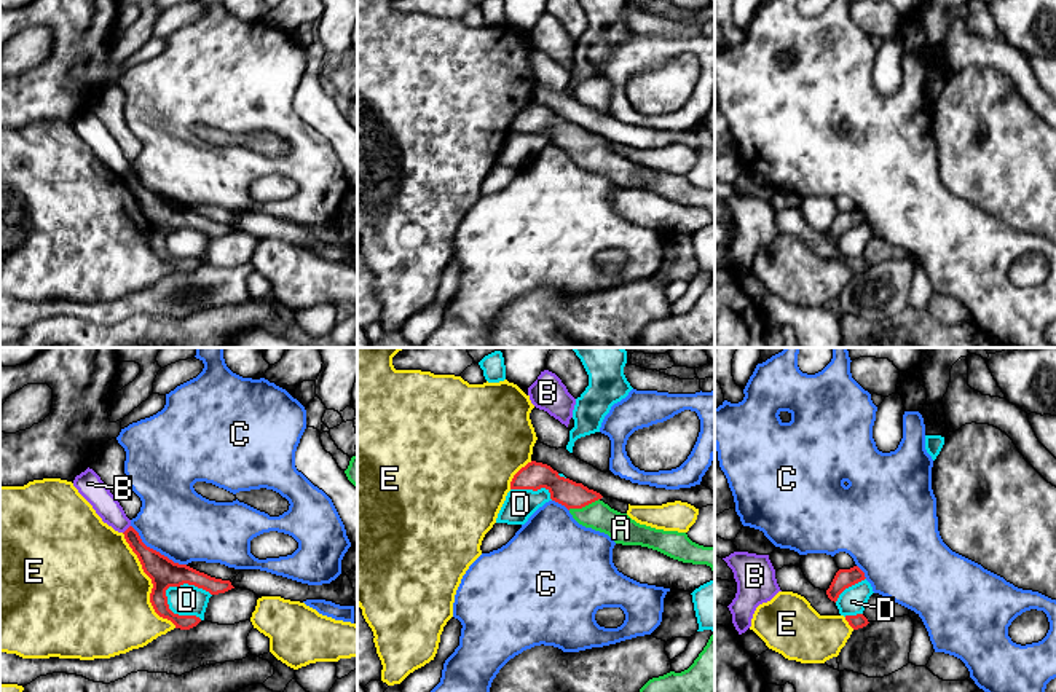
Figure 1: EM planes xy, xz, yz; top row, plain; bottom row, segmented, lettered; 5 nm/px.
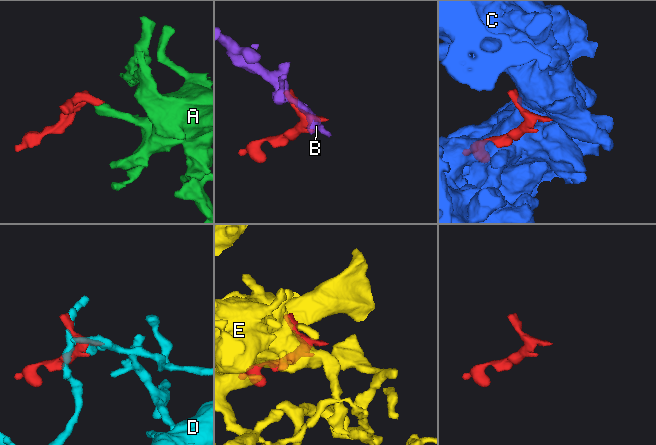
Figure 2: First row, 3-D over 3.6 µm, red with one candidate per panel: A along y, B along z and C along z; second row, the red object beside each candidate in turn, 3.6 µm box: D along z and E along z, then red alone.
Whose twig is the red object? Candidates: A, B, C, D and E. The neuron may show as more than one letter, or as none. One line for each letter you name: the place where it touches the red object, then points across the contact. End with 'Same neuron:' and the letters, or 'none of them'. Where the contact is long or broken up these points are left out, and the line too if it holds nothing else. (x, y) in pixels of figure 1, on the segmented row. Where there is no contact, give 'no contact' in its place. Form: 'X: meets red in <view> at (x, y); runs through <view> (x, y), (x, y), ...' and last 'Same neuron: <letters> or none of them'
A: meets red in xz at (583, 506); runs through xz (565, 491), (583, 506), (621, 528)
Same neuron: A

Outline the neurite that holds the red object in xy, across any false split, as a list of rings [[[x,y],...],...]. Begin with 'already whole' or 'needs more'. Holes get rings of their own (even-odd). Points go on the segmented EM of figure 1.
already whole; [[[129,526],[123,534],[132,552],[137,555],[144,572],[152,579],[153,588],[150,593],[150,603],[155,612],[160,617],[171,620],[175,628],[190,630],[196,627],[201,619],[196,615],[174,614],[169,609],[166,596],[169,587],[188,584],[203,588],[211,595],[225,593],[234,588],[230,580],[215,579],[187,564],[174,563],[160,552],[147,547],[132,526]]]

